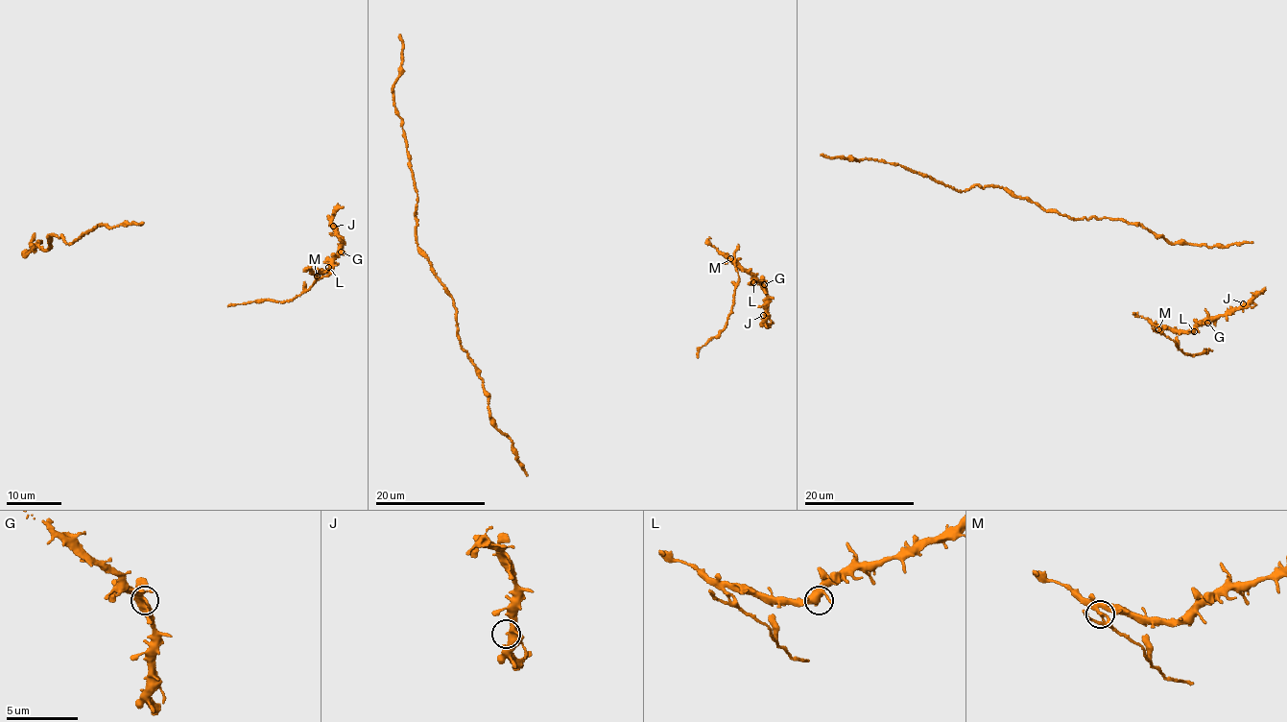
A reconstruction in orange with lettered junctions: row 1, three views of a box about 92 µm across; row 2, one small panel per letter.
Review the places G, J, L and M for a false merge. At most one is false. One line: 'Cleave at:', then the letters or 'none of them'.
Cleave at: M

